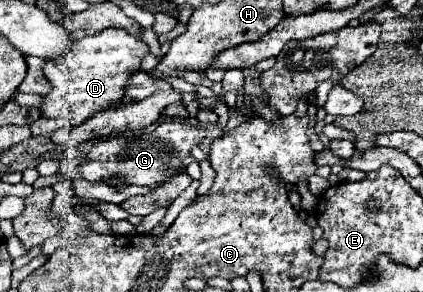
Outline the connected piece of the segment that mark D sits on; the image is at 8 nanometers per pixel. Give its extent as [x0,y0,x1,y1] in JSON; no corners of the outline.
[38,29,148,125]

